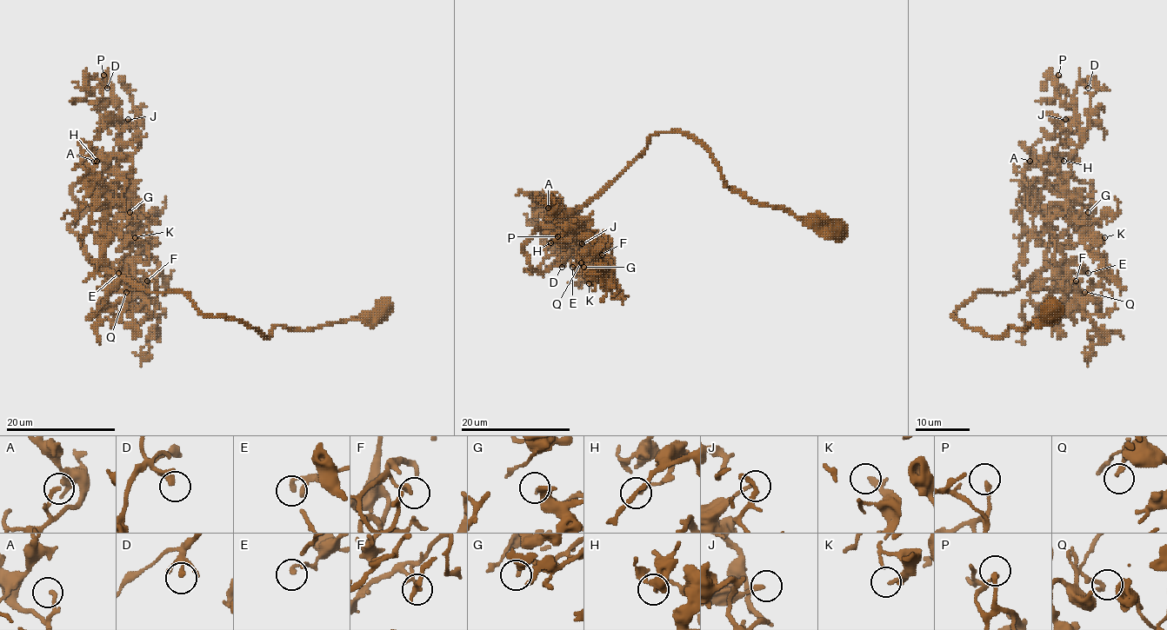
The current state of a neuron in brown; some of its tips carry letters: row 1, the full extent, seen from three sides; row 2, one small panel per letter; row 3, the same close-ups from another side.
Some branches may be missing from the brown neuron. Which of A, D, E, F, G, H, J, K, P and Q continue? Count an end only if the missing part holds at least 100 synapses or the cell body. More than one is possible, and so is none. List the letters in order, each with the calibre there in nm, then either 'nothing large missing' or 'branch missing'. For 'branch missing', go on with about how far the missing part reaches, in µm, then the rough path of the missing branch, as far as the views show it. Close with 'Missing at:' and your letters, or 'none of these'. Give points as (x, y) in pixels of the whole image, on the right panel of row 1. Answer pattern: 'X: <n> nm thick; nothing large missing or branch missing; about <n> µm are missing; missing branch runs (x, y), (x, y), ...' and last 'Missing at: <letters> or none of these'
A: 190 nm thick; nothing large missing
D: 160 nm thick; nothing large missing
E: 180 nm thick; nothing large missing
F: 200 nm thick; nothing large missing
G: 120 nm thick; nothing large missing
H: 170 nm thick; nothing large missing
J: 160 nm thick; nothing large missing
K: 240 nm thick; nothing large missing
P: 200 nm thick; nothing large missing
Q: 190 nm thick; nothing large missing
Missing at: none of these

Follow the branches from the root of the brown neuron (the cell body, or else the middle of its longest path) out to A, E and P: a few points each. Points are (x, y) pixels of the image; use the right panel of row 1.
A: (1050, 309), (999, 336), (953, 316), (977, 293), (1018, 288), (1094, 214), (1051, 204), (1040, 245), (1030, 161)
E: (1050, 309), (999, 336), (953, 316), (977, 293), (1061, 275), (1051, 240), (1056, 263), (1088, 273)
P: (1050, 309), (999, 336), (953, 316), (1092, 215), (1056, 154), (1058, 75)

